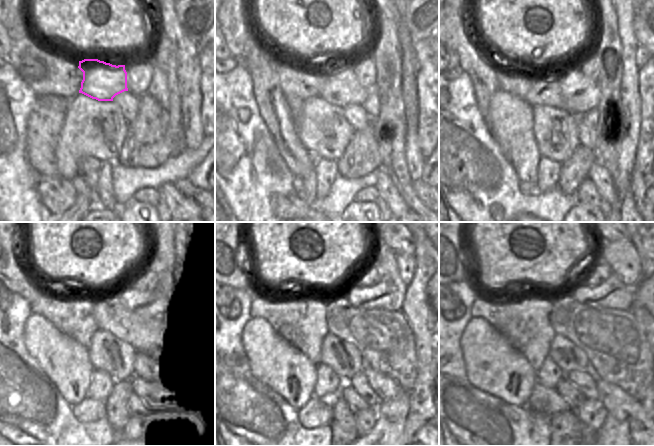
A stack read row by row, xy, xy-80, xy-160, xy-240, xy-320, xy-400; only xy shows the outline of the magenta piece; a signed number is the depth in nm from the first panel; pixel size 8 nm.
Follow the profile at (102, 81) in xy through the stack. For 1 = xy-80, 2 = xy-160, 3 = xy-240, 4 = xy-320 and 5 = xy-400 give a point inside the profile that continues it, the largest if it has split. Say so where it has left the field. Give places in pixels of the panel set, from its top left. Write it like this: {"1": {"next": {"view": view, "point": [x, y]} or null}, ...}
{"1": {"next": {"view": "xy-80", "point": [341, 87]}}, "2": {"next": {"view": "xy-160", "point": [580, 94]}}, "3": {"next": {"view": "xy-240", "point": [152, 305]}}, "4": {"next": {"view": "xy-320", "point": [388, 294]}}, "5": {"next": {"view": "xy-400", "point": [612, 294]}}}

